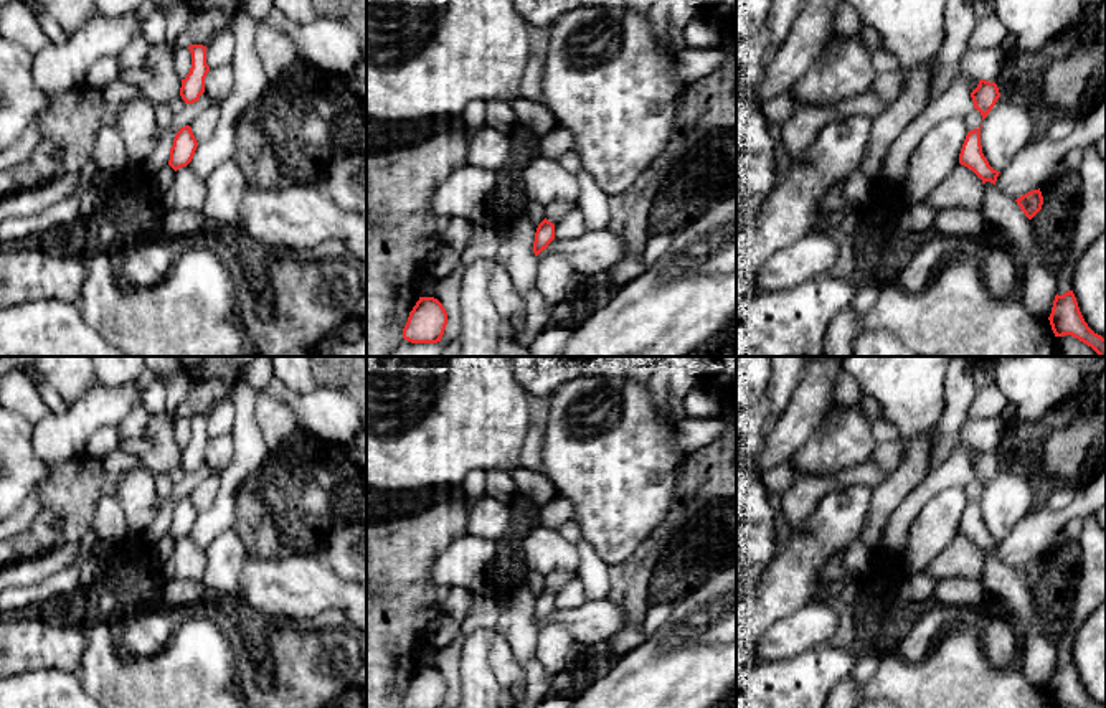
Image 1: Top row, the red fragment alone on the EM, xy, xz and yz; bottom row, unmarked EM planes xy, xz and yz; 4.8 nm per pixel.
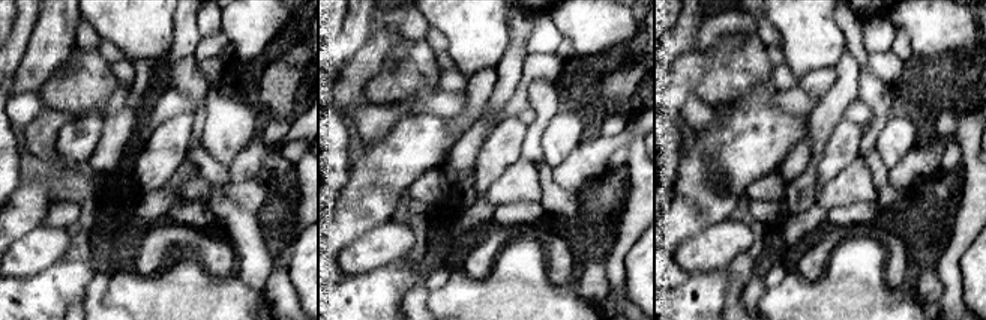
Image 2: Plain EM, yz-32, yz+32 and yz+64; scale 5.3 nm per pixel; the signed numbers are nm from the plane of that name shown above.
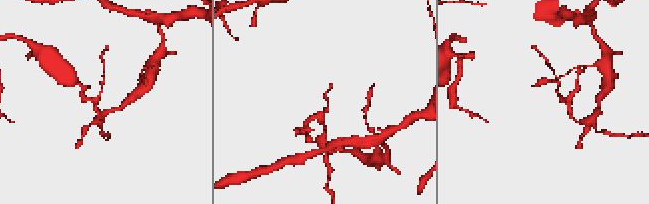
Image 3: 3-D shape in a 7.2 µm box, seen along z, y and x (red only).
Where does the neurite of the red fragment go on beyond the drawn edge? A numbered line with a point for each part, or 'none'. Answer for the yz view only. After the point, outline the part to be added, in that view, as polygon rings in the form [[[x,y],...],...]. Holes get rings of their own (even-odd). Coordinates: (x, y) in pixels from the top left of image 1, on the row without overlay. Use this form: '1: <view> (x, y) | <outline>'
none

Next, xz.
none

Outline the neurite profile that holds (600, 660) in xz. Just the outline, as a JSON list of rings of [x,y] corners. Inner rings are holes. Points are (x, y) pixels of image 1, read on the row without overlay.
[[[598,642],[588,647],[588,658],[583,668],[589,677],[588,683],[604,677],[617,660],[619,657],[611,650],[607,642]]]

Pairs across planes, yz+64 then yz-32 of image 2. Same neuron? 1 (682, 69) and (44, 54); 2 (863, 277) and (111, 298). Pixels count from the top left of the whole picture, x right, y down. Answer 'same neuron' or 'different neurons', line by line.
1: same neuron
2: same neuron

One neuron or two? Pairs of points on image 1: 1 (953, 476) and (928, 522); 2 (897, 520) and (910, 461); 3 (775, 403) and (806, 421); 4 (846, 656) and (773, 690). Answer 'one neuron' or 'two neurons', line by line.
1: two neurons
2: two neurons
3: two neurons
4: one neuron

